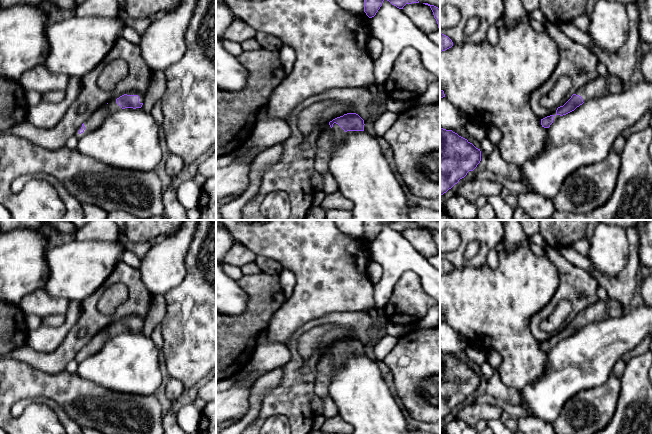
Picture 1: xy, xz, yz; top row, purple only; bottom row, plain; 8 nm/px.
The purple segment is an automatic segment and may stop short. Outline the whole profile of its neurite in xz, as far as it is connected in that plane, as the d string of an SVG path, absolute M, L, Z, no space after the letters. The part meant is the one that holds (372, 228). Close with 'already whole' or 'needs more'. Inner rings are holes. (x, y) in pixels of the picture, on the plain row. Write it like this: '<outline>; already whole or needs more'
M363 220L364 236L369 242L376 239L384 224L389 225L392 229L399 233L403 233L406 228L419 227L419 225L411 220Z; already whole

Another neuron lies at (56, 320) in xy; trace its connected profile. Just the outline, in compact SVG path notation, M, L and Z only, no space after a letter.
M60 314L49 315L43 318L42 325L46 327L58 328L63 324L64 320L65 316L62 316Z

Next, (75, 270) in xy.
M71 241L59 247L48 249L44 260L47 277L42 286L52 298L82 302L102 286L115 266L122 260L124 249L118 241Z

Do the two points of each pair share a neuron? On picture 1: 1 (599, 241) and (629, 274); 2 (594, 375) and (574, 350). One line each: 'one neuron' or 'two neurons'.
1: two neurons
2: one neuron

